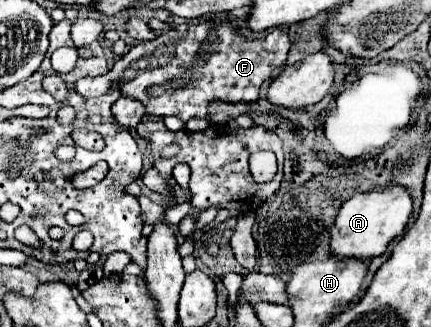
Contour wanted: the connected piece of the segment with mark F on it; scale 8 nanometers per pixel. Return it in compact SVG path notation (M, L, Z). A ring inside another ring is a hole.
M203 20L197 24L179 24L177 28L167 30L155 40L139 42L137 46L133 46L125 56L121 56L121 60L113 64L113 68L105 76L81 78L75 84L75 90L81 92L81 96L90 98L105 94L105 90L117 88L123 96L139 100L147 108L149 116L157 116L157 118L177 116L183 122L187 122L189 118L207 118L207 108L213 98L221 98L225 102L255 102L261 84L271 80L277 68L285 66L289 46L291 42L287 34L279 28L267 34L267 38L249 40L241 36L235 28L231 28L227 22L217 24L213 20Z

